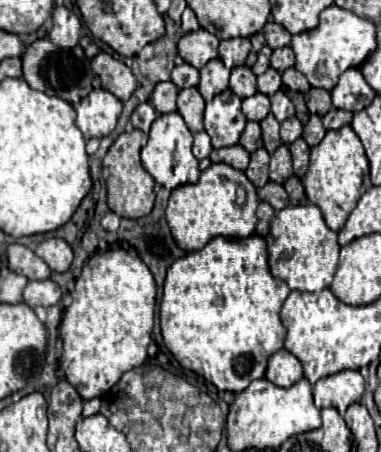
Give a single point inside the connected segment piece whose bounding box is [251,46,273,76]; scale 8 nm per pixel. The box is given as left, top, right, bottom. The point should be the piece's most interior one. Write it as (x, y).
(262, 64)

